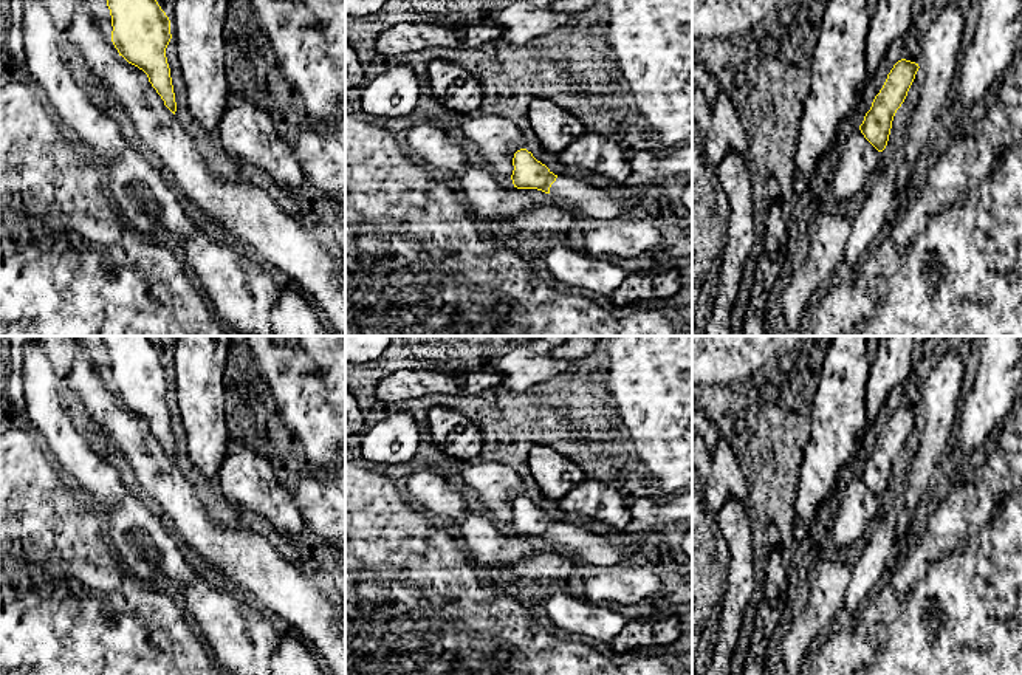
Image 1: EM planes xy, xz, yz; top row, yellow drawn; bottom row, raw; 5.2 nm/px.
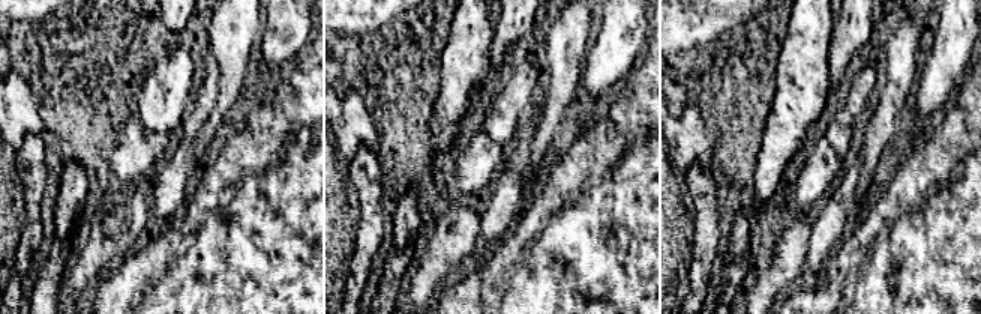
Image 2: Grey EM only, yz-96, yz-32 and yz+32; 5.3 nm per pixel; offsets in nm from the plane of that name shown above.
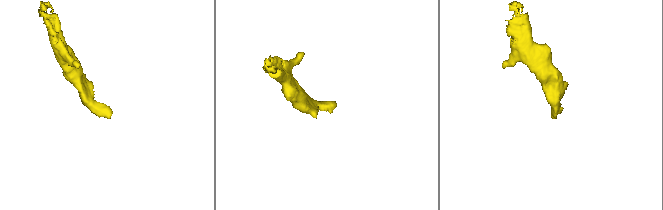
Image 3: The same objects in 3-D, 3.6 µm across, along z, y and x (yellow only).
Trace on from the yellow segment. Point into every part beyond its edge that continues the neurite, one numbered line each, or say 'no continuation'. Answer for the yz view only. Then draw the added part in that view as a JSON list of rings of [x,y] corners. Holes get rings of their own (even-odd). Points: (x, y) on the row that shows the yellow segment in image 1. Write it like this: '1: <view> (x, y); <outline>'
no continuation

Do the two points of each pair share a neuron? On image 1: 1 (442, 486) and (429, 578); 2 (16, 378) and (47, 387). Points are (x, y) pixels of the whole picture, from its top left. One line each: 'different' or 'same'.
1: different
2: different

